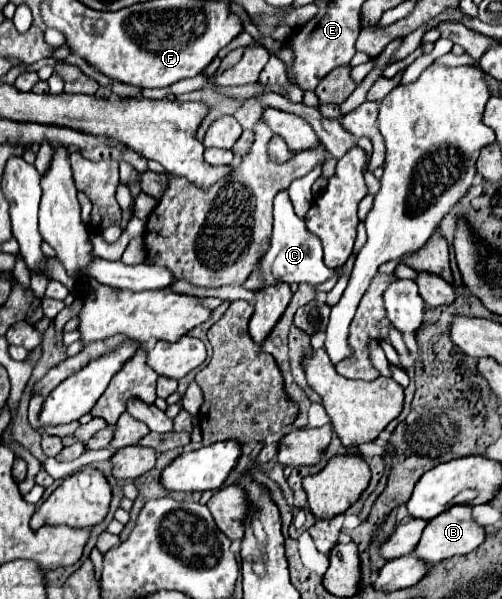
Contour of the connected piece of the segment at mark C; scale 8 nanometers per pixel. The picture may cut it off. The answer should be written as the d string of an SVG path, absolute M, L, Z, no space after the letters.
M279 191L275 197L275 223L273 223L273 235L271 235L271 247L261 259L261 265L251 273L251 277L243 283L245 289L257 291L269 283L285 281L285 283L309 283L319 285L325 283L335 275L335 269L329 269L323 263L323 249L319 243L319 237L315 237L305 221L295 215L291 199L287 191Z

